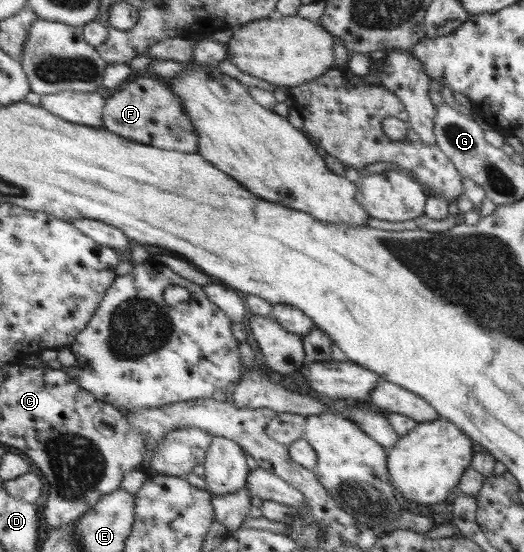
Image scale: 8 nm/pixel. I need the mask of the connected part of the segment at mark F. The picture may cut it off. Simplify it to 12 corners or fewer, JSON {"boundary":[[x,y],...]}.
{"boundary":[[160,78],[106,100],[103,127],[161,149],[198,152],[192,117]]}

